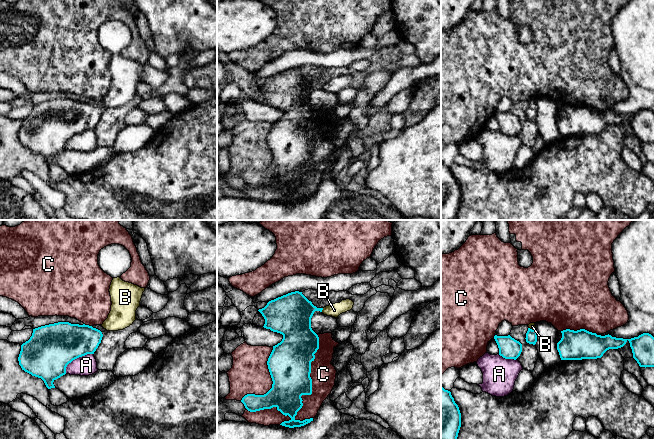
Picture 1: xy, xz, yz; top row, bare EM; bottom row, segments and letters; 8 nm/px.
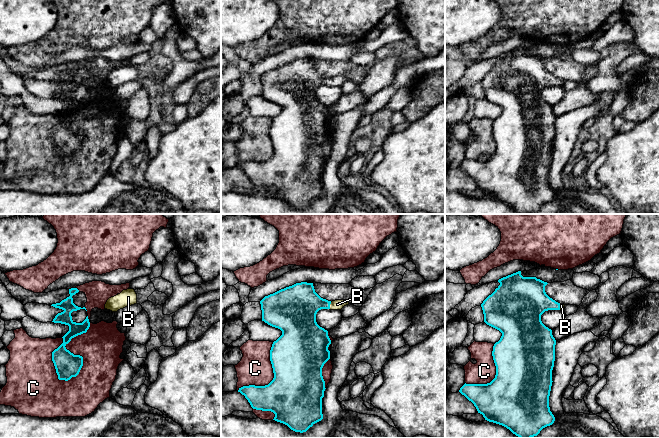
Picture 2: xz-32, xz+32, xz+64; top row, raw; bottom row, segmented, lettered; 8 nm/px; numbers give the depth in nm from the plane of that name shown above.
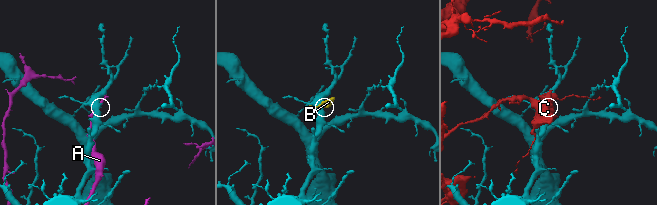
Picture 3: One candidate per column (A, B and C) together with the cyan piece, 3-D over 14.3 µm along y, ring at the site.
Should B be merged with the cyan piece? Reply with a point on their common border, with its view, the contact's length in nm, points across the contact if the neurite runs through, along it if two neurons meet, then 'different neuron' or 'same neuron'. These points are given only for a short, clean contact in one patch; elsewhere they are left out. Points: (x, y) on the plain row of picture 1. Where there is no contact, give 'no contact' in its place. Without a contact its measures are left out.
xz (322, 85) | 40 nm | across xz (292, 89), (303, 85), (322, 85), (334, 86) | same neuron

